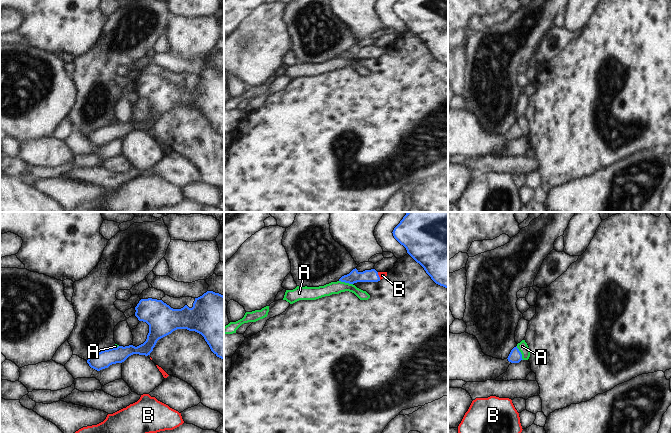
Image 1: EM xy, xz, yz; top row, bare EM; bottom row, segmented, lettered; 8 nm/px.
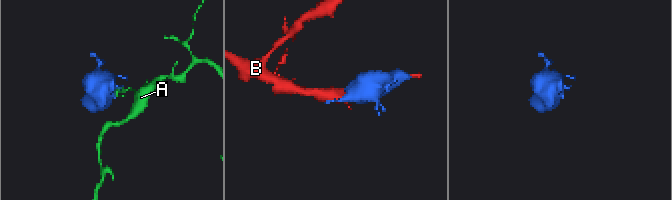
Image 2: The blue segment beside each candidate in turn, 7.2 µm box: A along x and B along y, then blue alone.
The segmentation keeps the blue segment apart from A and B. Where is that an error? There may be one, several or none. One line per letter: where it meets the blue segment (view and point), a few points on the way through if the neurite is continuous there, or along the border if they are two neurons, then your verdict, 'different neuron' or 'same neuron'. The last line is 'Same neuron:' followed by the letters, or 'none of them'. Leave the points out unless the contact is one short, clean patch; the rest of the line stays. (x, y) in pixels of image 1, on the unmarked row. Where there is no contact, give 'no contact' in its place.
A: meets blue in xz at (346, 58); border along xz (339, 56), (352, 60); different neuron
B: meets blue in xz at (378, 52); runs through xz (354, 52), (378, 52), (382, 51); same neuron
Same neuron: B

